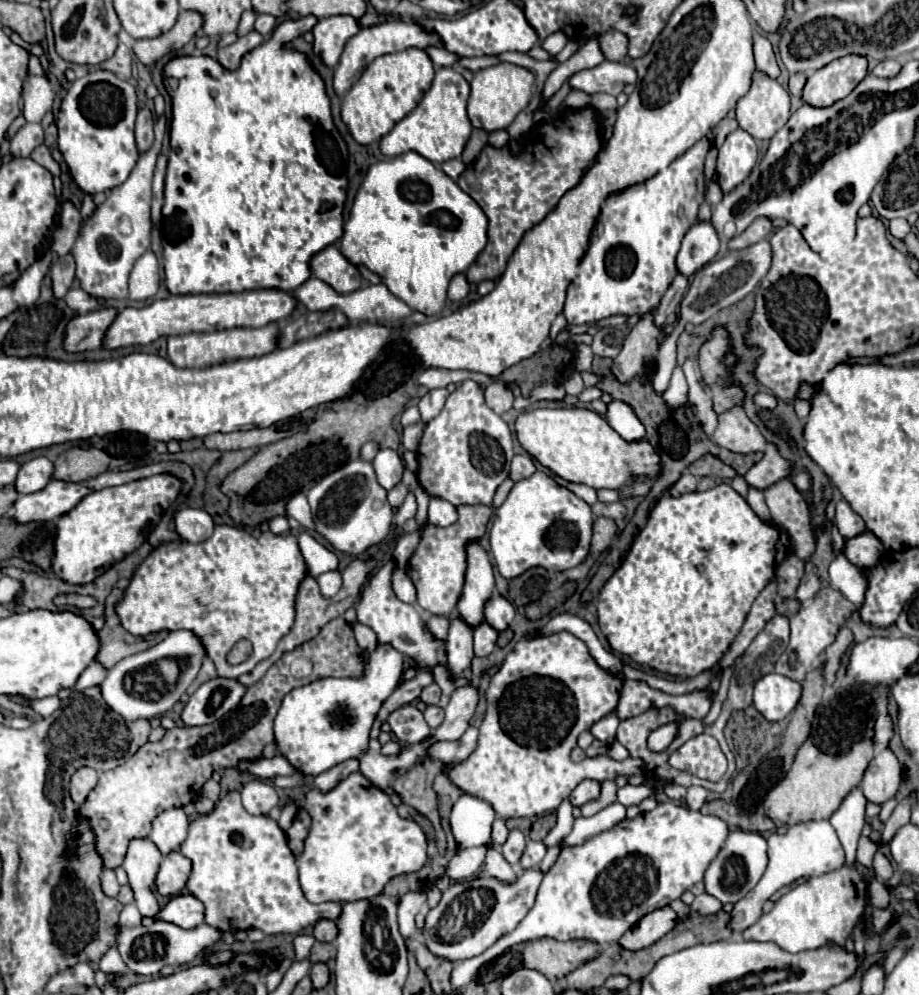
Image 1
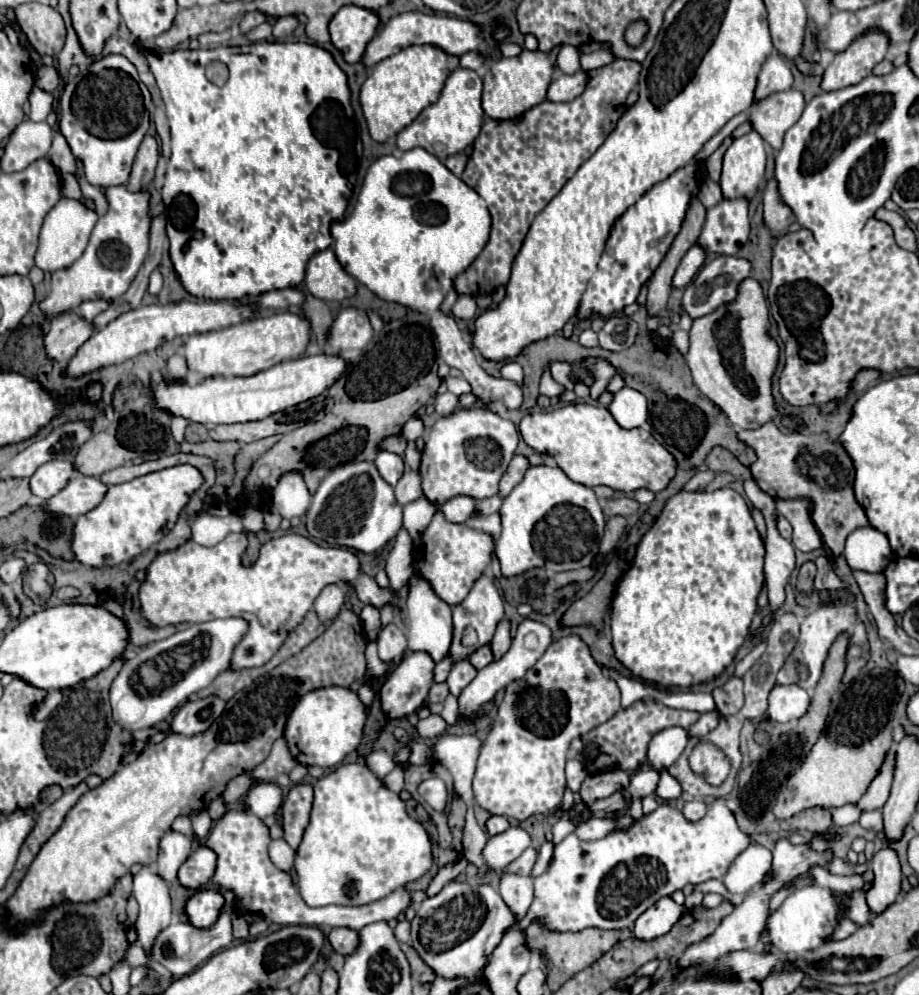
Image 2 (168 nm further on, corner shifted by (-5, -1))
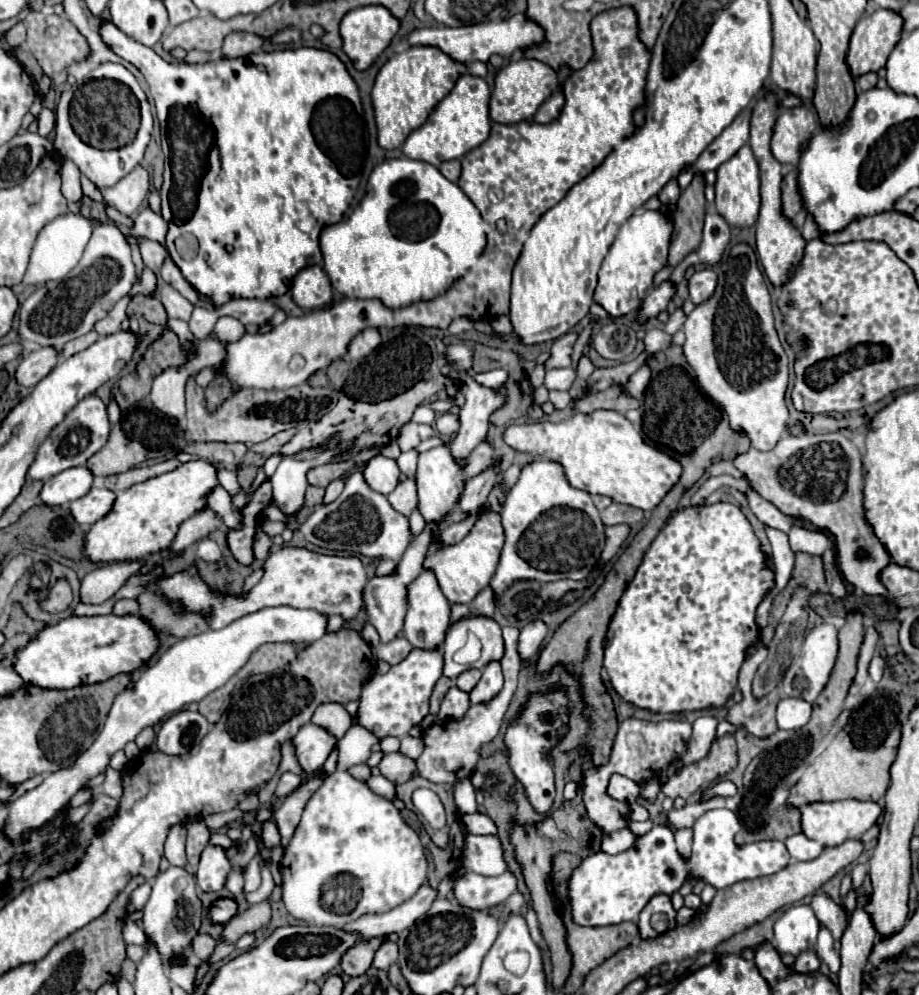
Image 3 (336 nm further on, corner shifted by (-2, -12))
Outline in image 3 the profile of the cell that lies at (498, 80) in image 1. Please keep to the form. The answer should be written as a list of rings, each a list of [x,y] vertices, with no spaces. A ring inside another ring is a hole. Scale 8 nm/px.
[[[515,60],[501,68],[495,76],[495,86],[489,102],[489,116],[497,124],[515,124],[521,120],[529,120],[535,116],[539,106],[547,96],[551,96],[559,88],[557,72],[539,60]]]

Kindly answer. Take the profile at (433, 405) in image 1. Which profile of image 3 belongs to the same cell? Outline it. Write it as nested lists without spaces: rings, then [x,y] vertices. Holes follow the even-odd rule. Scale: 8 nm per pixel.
[[[451,412],[441,414],[441,416],[435,420],[435,424],[437,424],[439,434],[443,434],[443,436],[453,436],[453,434],[459,430],[459,418],[453,416]]]

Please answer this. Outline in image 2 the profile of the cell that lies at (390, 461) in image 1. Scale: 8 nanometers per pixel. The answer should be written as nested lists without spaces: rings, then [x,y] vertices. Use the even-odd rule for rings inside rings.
[[[380,451],[374,459],[382,479],[386,483],[390,483],[392,487],[398,483],[398,479],[402,477],[402,471],[404,471],[404,463],[402,463],[402,457],[396,455],[396,453],[390,453],[390,451]]]

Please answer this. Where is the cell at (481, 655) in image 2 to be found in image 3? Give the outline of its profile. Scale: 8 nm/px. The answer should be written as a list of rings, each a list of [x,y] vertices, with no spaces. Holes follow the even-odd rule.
[[[471,668],[471,670],[463,672],[463,674],[457,678],[457,686],[459,686],[461,690],[465,690],[465,692],[471,692],[471,688],[475,688],[475,684],[479,682],[479,678],[481,678],[481,670]]]

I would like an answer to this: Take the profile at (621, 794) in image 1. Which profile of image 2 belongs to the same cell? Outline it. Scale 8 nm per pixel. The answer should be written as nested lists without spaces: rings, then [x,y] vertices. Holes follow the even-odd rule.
[[[662,771],[656,795],[666,799],[666,801],[672,801],[672,799],[678,799],[682,795],[682,787],[680,787],[680,783],[674,777],[670,777],[666,771]]]

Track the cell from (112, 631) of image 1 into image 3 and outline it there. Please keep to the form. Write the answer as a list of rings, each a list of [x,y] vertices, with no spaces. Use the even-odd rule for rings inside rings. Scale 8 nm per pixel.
[[[153,588],[145,590],[137,596],[139,602],[139,616],[159,634],[171,634],[175,638],[185,638],[193,634],[201,634],[207,630],[205,618],[197,614],[179,614],[177,608],[165,604]]]

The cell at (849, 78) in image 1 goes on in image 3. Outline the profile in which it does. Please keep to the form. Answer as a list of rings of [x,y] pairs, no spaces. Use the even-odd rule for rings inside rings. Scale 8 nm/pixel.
[[[877,10],[861,18],[853,30],[847,66],[853,78],[867,72],[877,72],[885,66],[889,54],[901,36],[901,16],[891,10]]]

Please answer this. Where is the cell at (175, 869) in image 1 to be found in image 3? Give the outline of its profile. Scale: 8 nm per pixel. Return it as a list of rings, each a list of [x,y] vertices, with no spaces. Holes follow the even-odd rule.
[[[207,846],[201,852],[201,862],[197,868],[197,884],[203,892],[219,892],[225,884],[225,878],[231,870],[229,860],[225,860],[225,852],[221,846]]]

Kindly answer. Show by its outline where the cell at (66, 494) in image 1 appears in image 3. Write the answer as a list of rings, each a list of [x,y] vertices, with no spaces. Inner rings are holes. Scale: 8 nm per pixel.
[[[91,488],[83,498],[71,502],[69,510],[79,526],[89,528],[111,510],[113,502],[115,502],[115,494],[109,492],[107,488]]]

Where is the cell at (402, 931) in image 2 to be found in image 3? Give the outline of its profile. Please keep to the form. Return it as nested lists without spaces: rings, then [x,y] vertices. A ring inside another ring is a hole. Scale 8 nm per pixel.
[[[383,942],[381,948],[375,952],[375,960],[373,960],[373,966],[375,968],[389,968],[395,960],[397,960],[397,944],[395,942]]]

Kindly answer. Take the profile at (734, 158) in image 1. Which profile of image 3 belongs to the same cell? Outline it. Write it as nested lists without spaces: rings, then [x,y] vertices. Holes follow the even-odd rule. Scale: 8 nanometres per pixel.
[[[751,146],[739,148],[735,156],[731,156],[727,162],[723,162],[717,168],[717,182],[715,182],[715,208],[717,212],[731,224],[731,226],[753,226],[759,214],[761,196],[759,196],[759,164],[755,160],[755,154]]]

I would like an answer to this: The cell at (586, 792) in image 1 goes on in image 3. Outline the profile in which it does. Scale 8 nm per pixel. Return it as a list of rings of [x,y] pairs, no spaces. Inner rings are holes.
[[[613,774],[611,780],[609,780],[609,788],[607,788],[607,794],[615,800],[621,800],[621,802],[627,802],[627,804],[633,804],[639,796],[639,784],[621,776],[621,774]]]

